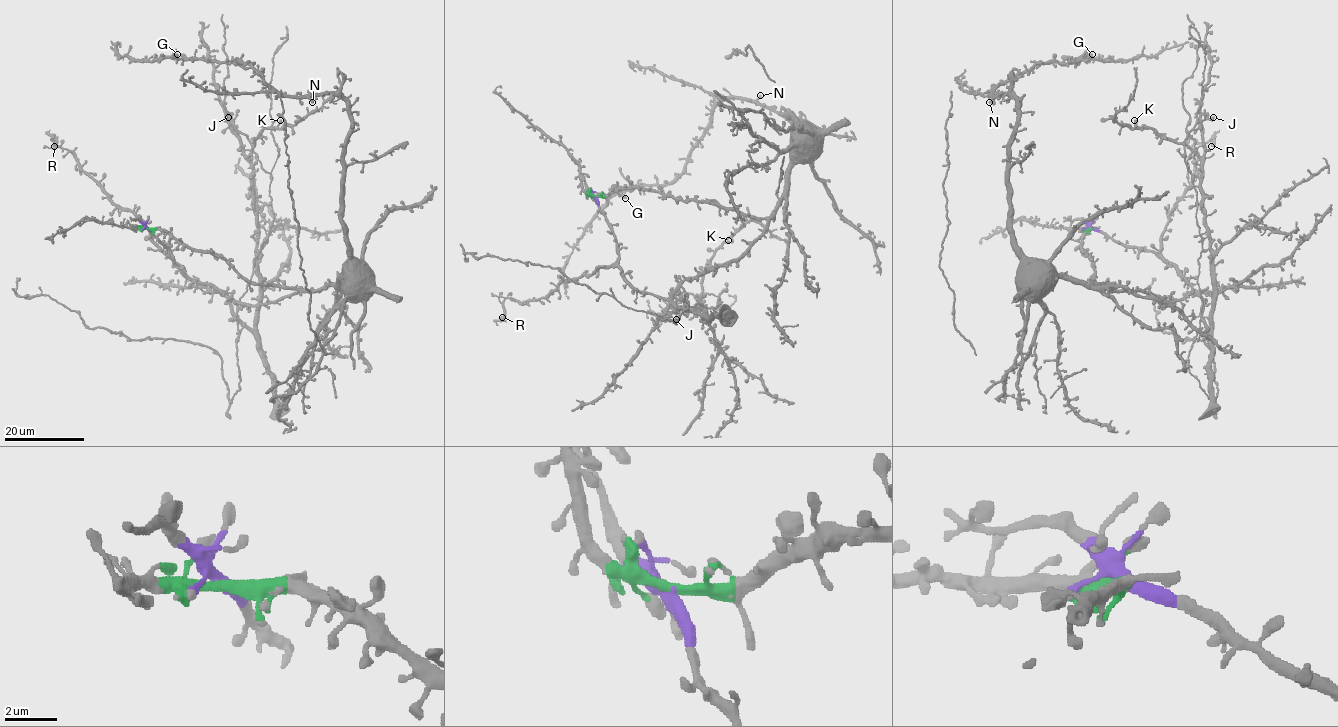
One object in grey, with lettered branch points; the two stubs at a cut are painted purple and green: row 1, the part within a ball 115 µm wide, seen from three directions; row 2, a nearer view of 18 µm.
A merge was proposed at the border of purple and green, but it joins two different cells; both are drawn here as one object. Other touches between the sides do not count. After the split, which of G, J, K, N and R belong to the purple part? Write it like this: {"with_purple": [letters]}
{"with_purple": ["J", "K", "R"]}

